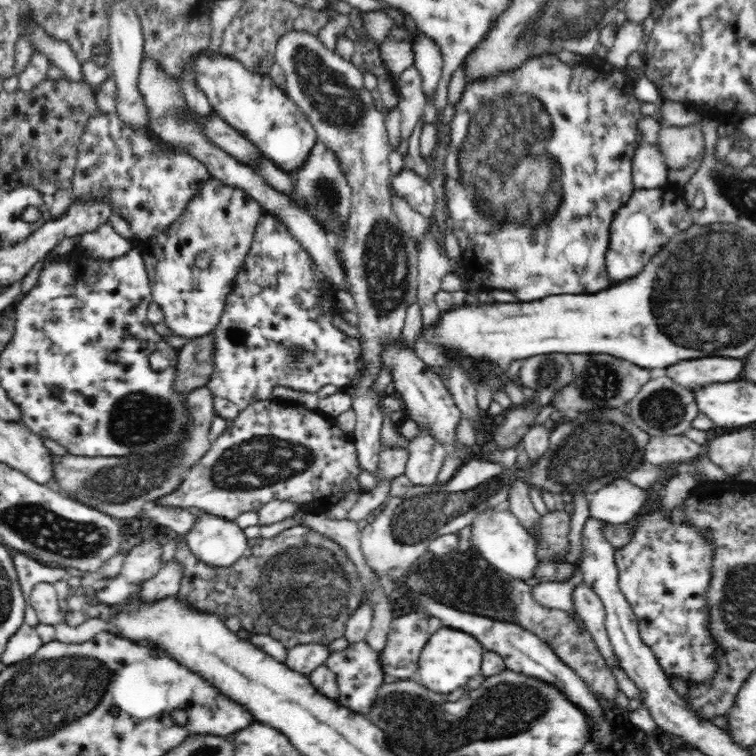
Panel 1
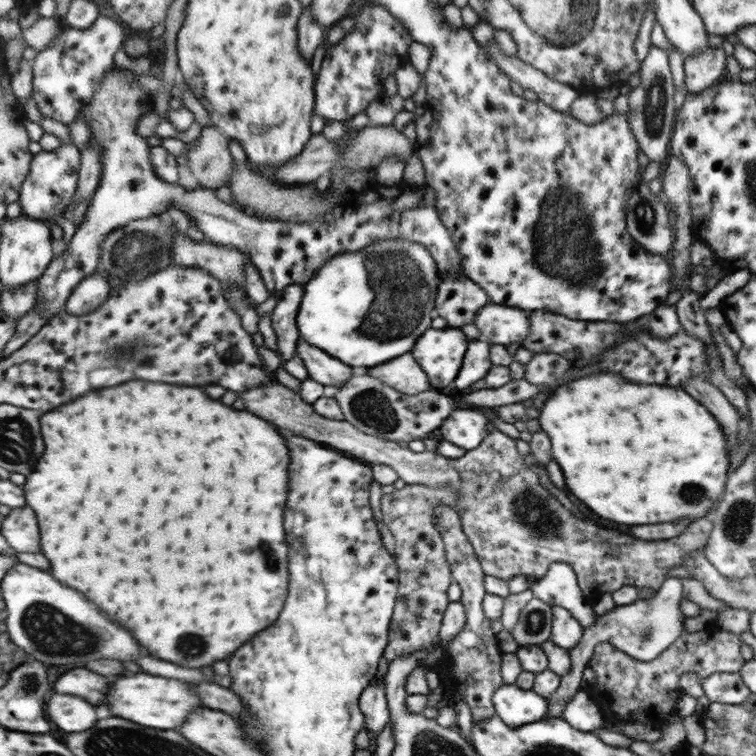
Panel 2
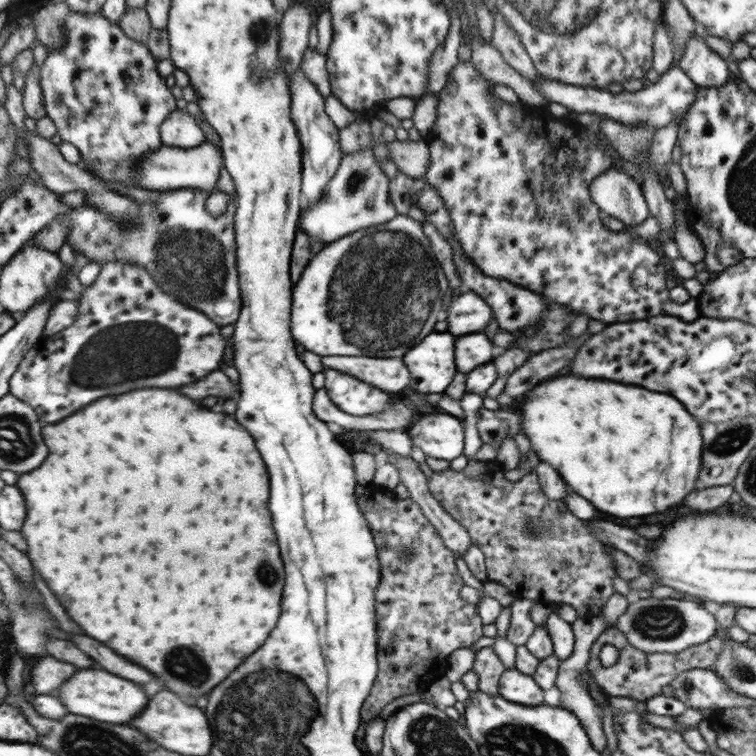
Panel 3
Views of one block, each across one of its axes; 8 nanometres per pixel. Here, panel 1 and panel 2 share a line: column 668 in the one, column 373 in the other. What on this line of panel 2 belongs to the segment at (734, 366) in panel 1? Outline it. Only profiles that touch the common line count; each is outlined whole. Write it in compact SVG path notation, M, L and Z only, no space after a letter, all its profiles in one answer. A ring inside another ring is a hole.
M404 354L404 358L396 358L396 362L388 362L388 366L374 366L368 374L407 395L433 390L412 354Z

